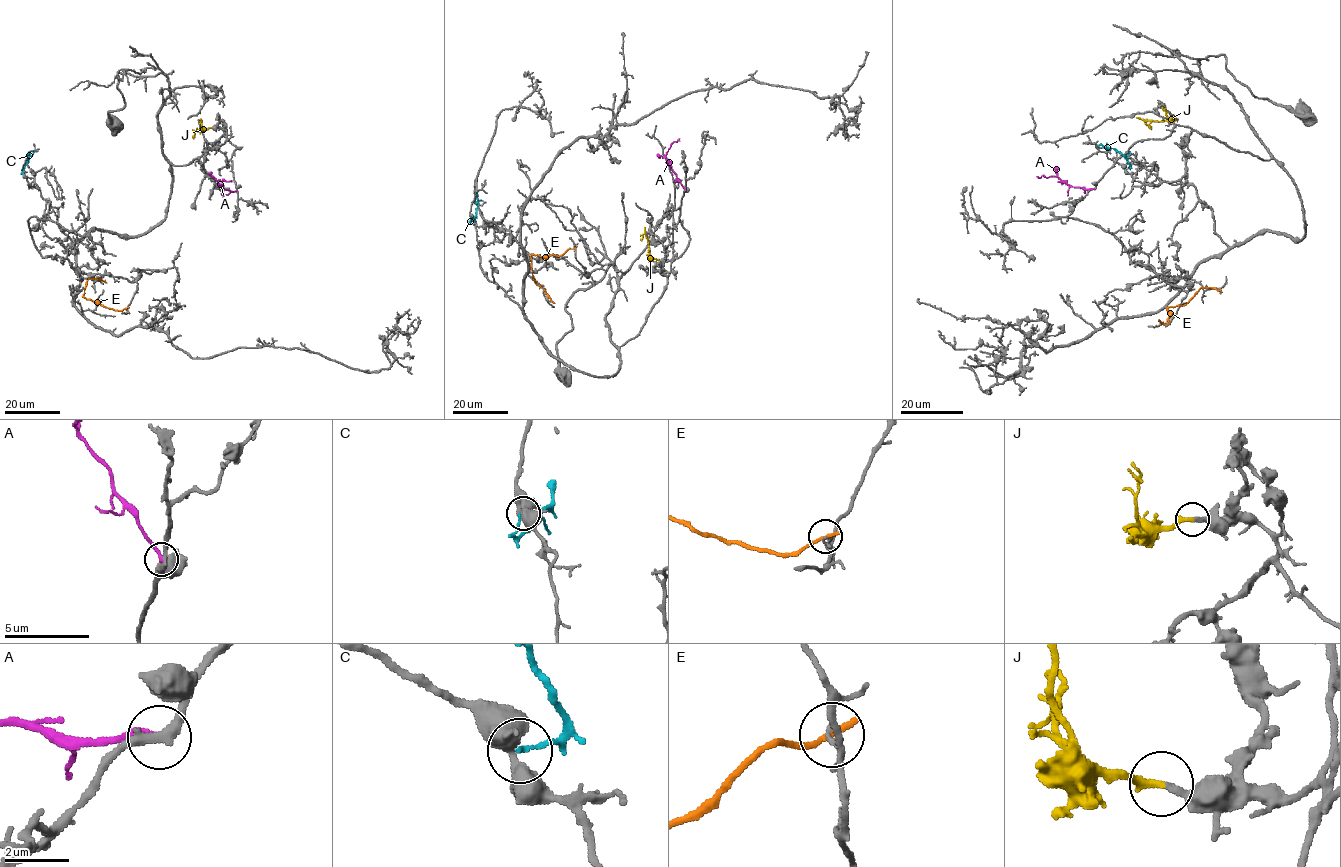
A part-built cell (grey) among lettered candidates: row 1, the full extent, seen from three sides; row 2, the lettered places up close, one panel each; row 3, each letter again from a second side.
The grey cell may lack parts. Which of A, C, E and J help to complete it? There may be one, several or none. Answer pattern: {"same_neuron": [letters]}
{"same_neuron": ["J"]}

